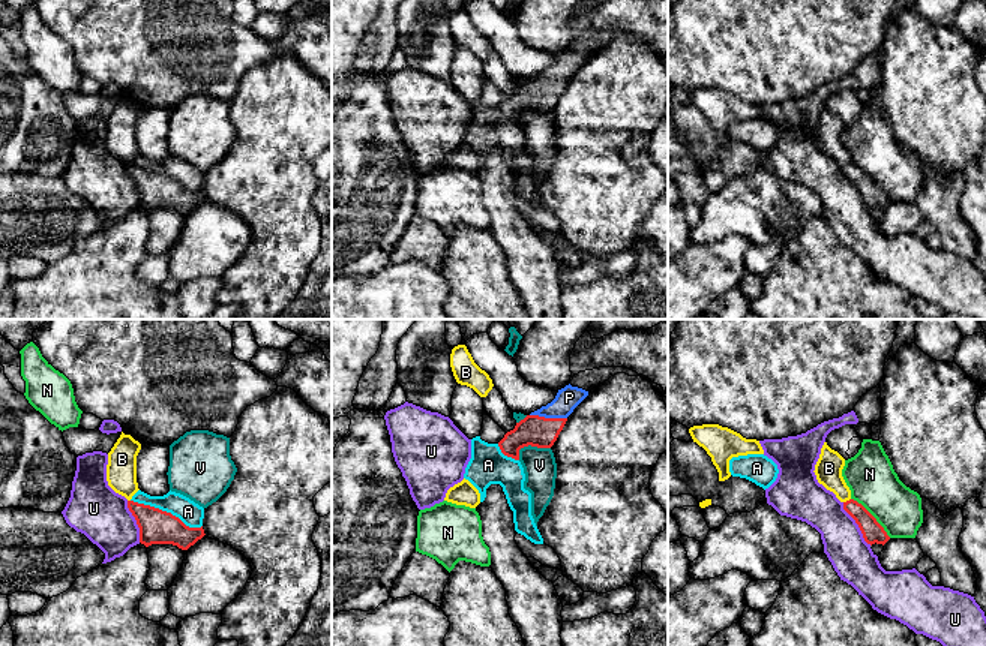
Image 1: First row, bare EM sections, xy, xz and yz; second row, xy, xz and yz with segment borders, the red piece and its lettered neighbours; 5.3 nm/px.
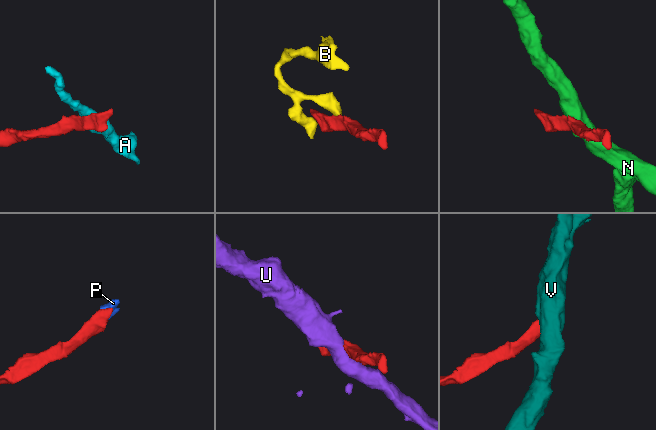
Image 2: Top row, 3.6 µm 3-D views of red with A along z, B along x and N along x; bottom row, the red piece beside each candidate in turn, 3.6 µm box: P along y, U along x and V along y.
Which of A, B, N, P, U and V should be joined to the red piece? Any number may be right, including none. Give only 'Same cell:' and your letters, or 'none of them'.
Same cell: P

